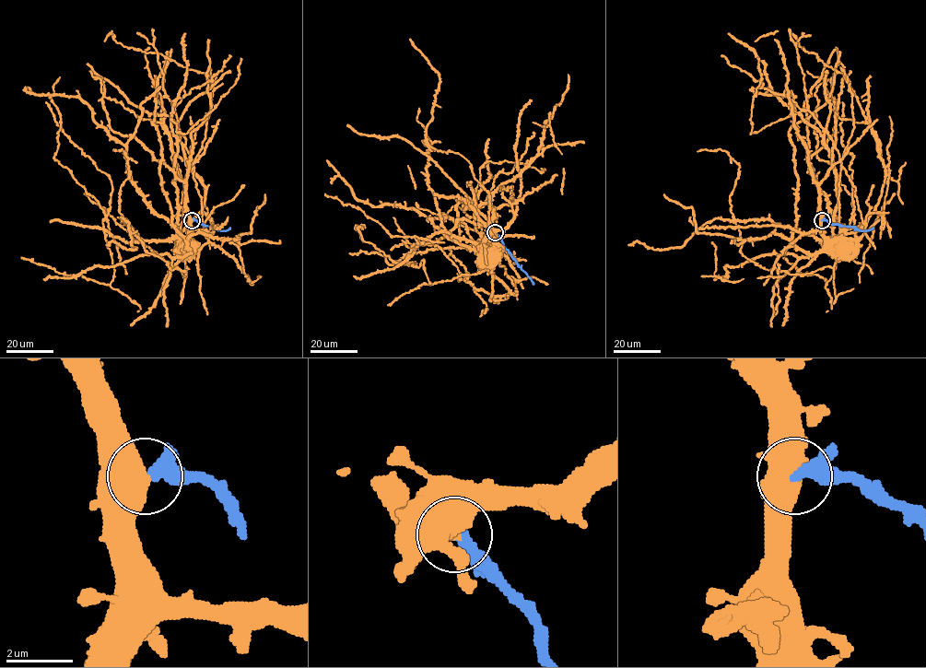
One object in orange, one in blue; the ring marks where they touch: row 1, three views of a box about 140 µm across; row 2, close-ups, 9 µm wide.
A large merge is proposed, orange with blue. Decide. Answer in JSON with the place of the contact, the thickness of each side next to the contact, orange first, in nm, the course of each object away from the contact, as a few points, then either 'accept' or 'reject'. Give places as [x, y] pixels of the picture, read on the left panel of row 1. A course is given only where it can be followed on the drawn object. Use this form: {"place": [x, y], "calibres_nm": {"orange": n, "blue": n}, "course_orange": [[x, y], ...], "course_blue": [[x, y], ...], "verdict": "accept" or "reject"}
{"place": [192, 220], "calibres_nm": {"orange": 700, "blue": 360}, "course_orange": [[192, 219], [185, 246]], "course_blue": [[192, 219], [220, 230], [229, 228]], "verdict": "reject"}

